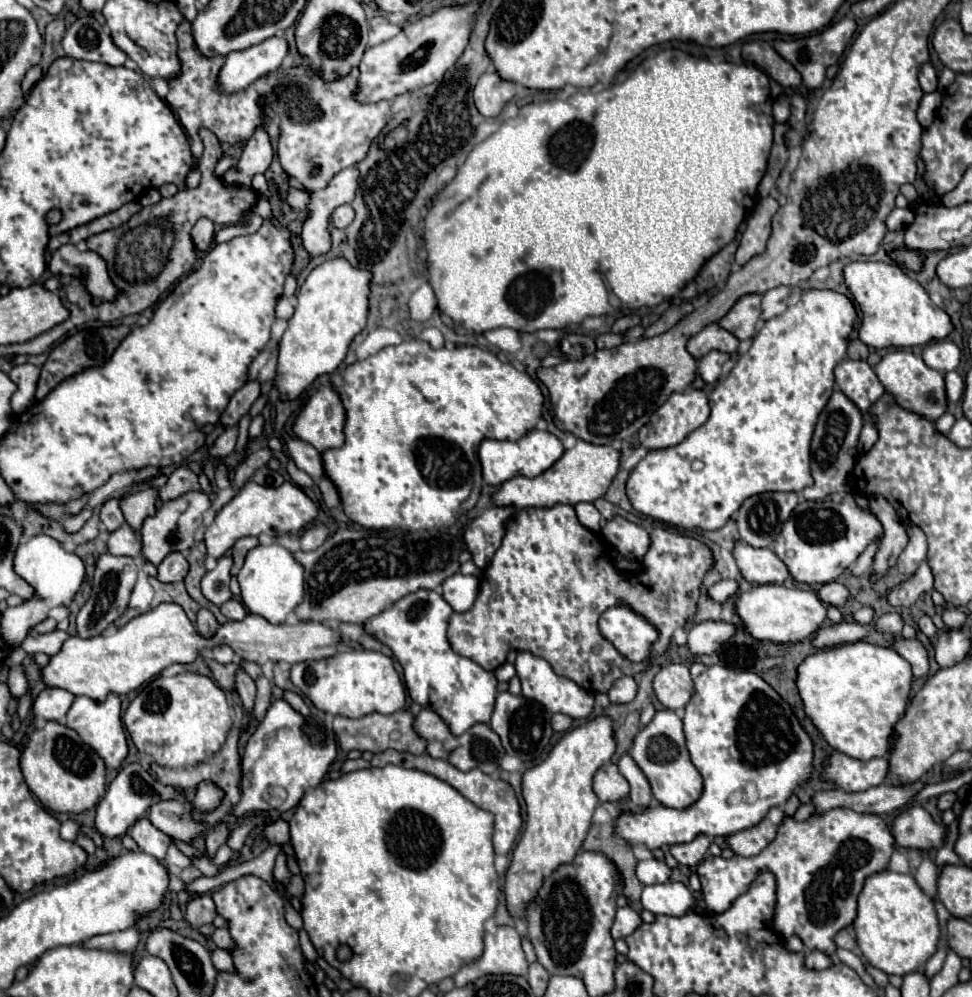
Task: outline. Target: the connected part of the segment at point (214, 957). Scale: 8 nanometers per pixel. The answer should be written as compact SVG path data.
M216 948L211 953L211 960L218 971L234 972L232 957L226 950Z

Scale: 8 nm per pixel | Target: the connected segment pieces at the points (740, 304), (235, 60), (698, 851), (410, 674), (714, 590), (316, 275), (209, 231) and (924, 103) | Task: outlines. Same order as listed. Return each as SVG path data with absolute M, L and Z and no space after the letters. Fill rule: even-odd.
M748 294L742 296L718 324L724 330L732 332L738 340L746 340L756 334L756 322L760 320L760 314L762 314L762 296Z
M272 36L270 40L264 40L254 48L230 52L230 56L226 56L224 68L220 70L220 90L228 94L244 90L260 76L278 70L286 56L288 42L284 36Z
M700 834L700 836L696 836L692 842L670 846L670 854L672 854L680 864L696 866L696 864L708 854L708 846L710 846L710 840L708 840L704 834Z
M418 590L394 602L378 616L372 616L362 626L368 636L374 636L394 652L404 668L404 682L412 700L422 708L434 710L448 724L452 734L460 736L472 724L490 722L498 680L492 672L464 656L458 656L450 648L446 630L452 612L454 610L442 594L436 594L434 590Z
M722 580L714 584L708 592L716 602L726 602L738 594L738 582L736 580Z
M344 258L316 266L298 290L298 306L278 346L274 388L280 400L296 400L318 376L332 374L344 360L352 338L366 326L370 272L352 268Z
M206 218L198 220L192 228L192 240L196 244L198 250L208 250L212 246L212 238L214 238L214 224Z
M938 90L922 96L920 106L918 106L918 120L920 120L922 126L928 126L928 124L934 120L936 108L940 106L940 100L942 100L942 94L940 94Z

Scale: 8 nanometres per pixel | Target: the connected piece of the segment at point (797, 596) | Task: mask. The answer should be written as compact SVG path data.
M762 584L750 592L744 592L736 600L736 612L740 614L744 628L758 640L772 640L772 642L800 642L816 630L820 630L822 622L826 620L826 606L822 600L810 592L800 588L786 588L780 584Z

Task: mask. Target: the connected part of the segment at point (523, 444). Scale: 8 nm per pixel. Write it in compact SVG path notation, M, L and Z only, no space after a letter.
M532 430L530 434L526 434L524 438L520 438L516 442L510 442L510 440L502 440L502 442L500 440L484 440L478 448L484 482L490 484L490 486L502 486L506 480L512 480L514 476L534 478L534 476L542 474L544 470L548 470L562 454L564 454L562 442L554 434L542 432L542 430Z

